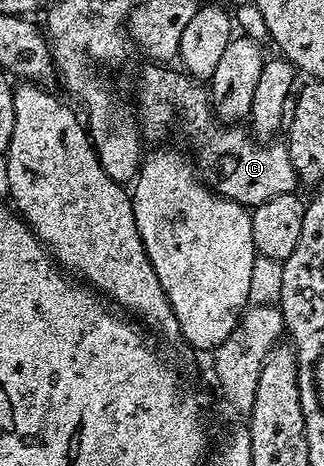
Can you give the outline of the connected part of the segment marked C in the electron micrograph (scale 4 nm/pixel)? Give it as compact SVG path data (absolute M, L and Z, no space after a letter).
M155 62L144 63L144 68L135 76L135 96L139 99L137 119L142 131L151 136L159 136L179 114L179 124L195 151L193 163L198 171L200 180L219 196L229 198L233 202L253 210L261 202L269 202L269 198L277 198L277 194L295 192L299 184L299 175L293 170L293 162L289 162L289 150L286 143L260 142L246 127L228 126L215 118L209 103L209 92L200 81L177 73L171 66L160 66Z

